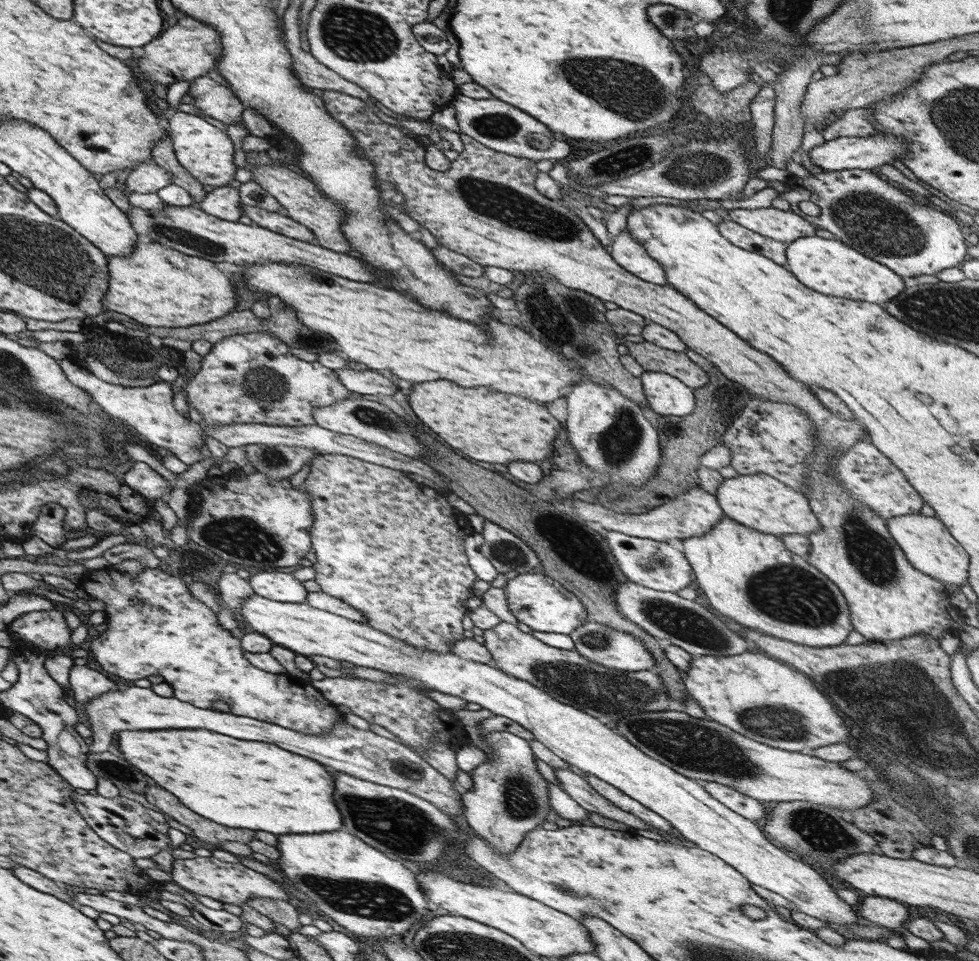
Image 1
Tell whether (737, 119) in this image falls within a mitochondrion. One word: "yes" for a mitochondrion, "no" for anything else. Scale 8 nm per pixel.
no

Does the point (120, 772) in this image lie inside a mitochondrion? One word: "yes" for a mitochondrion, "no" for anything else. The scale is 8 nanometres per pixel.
no

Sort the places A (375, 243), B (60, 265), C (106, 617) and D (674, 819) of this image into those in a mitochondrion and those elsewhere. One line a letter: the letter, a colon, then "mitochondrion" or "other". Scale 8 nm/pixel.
A: other
B: mitochondrion
C: other
D: other

